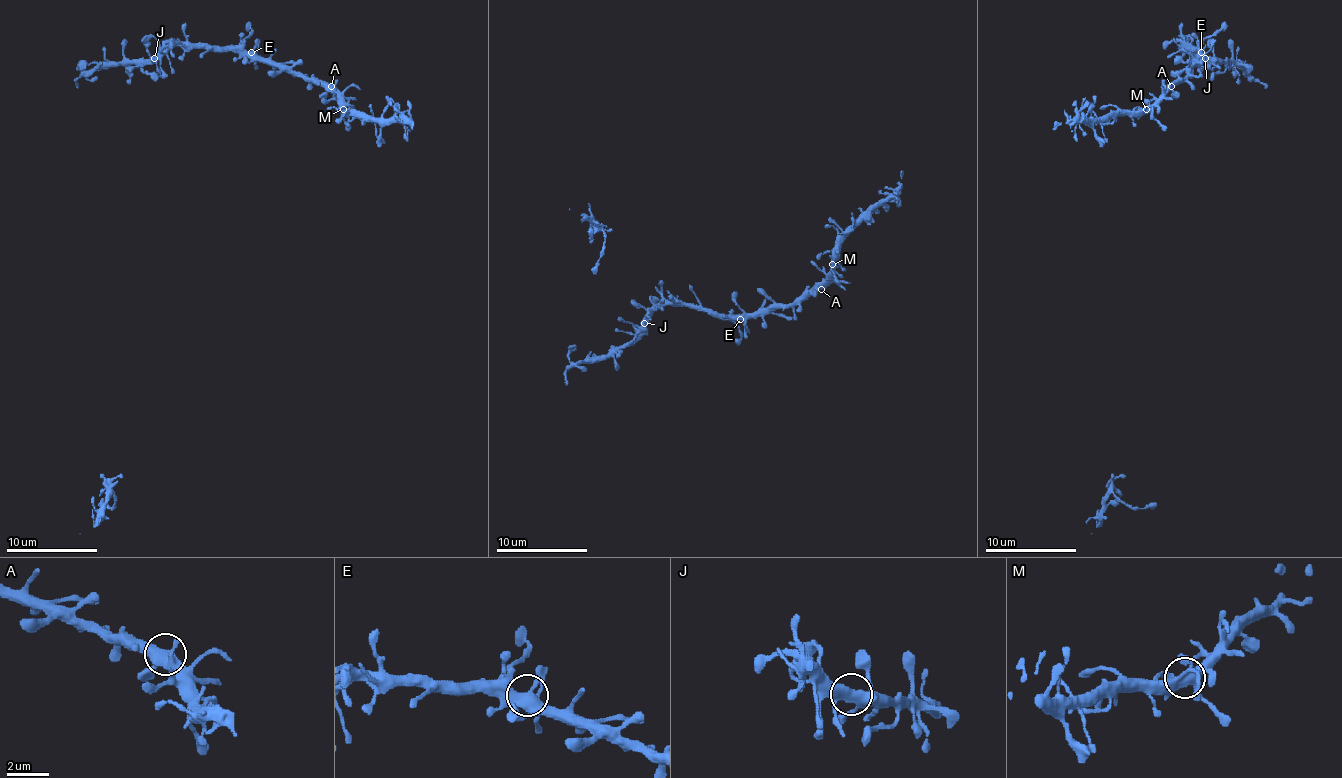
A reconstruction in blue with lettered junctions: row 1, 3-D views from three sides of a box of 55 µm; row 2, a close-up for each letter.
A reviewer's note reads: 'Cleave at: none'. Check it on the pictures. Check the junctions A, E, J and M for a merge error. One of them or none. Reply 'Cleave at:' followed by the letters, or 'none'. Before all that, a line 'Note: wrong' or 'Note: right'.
Note: right
Cleave at: none

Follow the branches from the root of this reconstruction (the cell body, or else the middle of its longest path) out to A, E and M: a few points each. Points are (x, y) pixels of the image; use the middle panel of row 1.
A: (644, 328), (630, 342), (640, 326), (665, 305), (697, 305), (720, 314), (752, 316), (805, 300), (821, 289)
E: (644, 328), (630, 342), (640, 326), (665, 305), (697, 305), (740, 319)
M: (644, 328), (630, 342), (640, 326), (665, 305), (697, 305), (734, 316), (791, 305), (802, 300), (832, 264)

